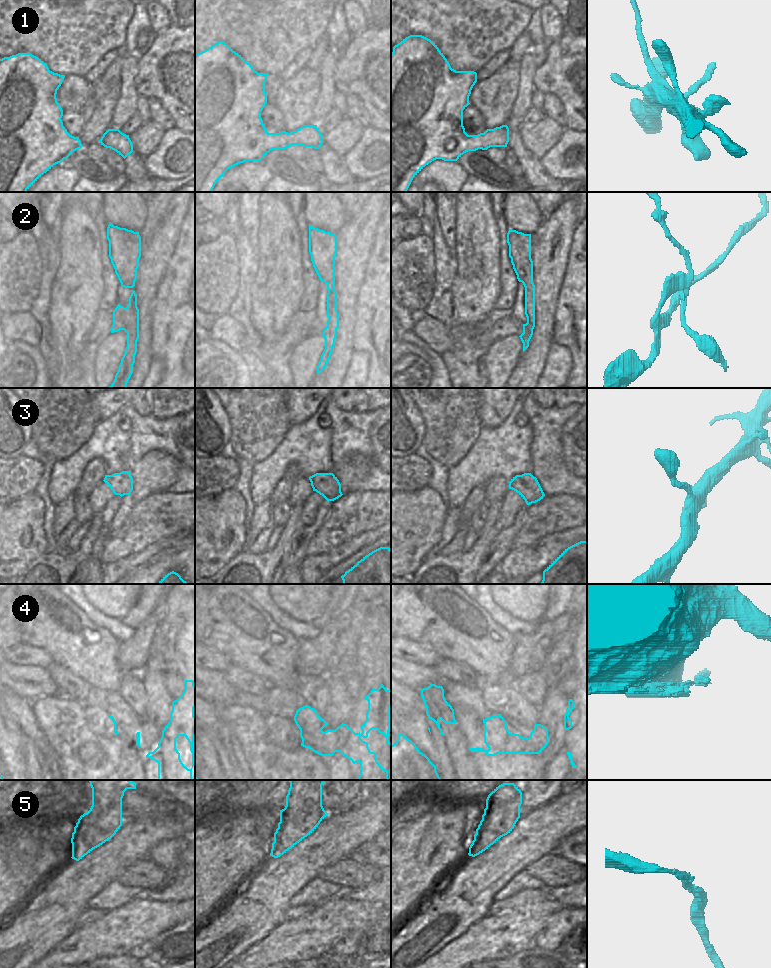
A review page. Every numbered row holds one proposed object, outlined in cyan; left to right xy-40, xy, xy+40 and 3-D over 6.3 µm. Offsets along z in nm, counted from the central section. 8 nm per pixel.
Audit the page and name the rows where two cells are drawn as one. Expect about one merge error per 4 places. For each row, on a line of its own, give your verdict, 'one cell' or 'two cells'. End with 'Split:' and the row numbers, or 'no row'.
1: one cell
2: two cells
3: one cell
4: two cells
5: one cell
Split: 2, 4

